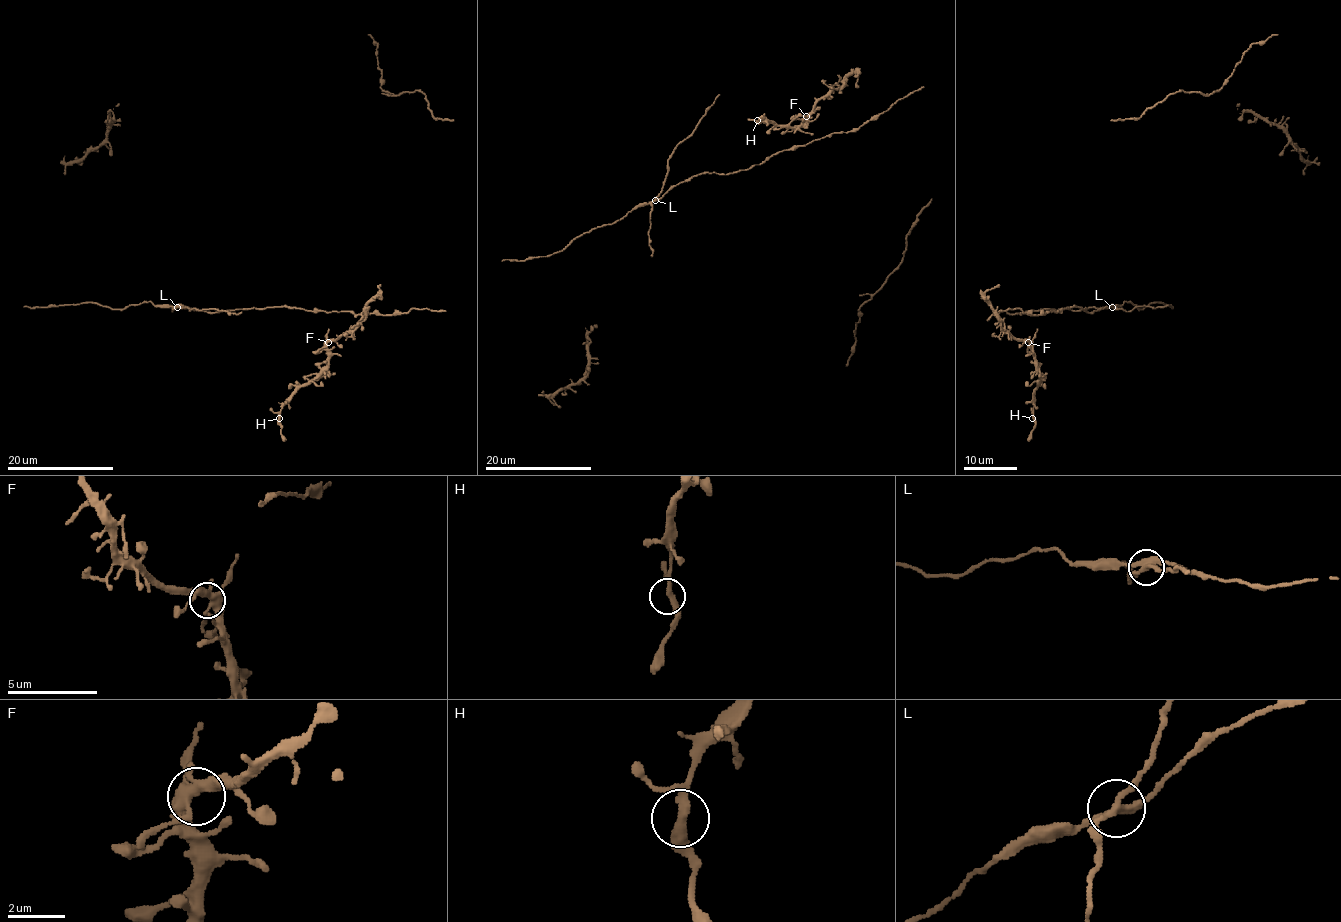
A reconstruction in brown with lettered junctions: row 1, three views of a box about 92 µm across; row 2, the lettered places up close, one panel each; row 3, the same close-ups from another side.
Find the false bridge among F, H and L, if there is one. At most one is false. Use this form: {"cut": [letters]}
{"cut": ["L"]}

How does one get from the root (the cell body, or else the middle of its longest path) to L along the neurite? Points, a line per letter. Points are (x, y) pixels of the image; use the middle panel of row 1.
L: (789, 150), (773, 154), (746, 169), (725, 175), (714, 172), (694, 175), (654, 200)

